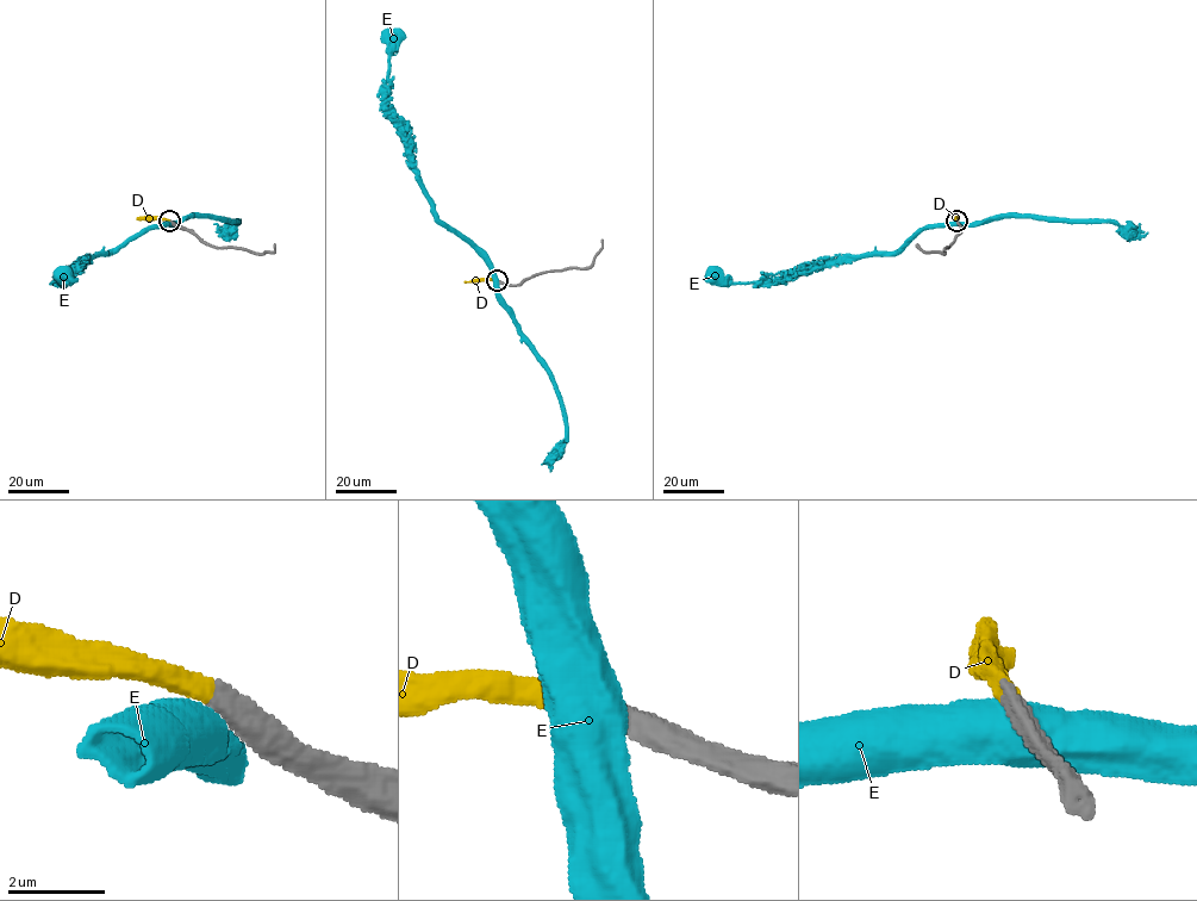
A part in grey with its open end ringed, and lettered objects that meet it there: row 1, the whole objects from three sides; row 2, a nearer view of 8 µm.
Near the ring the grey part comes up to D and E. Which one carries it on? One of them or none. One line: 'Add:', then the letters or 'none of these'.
Add: D

